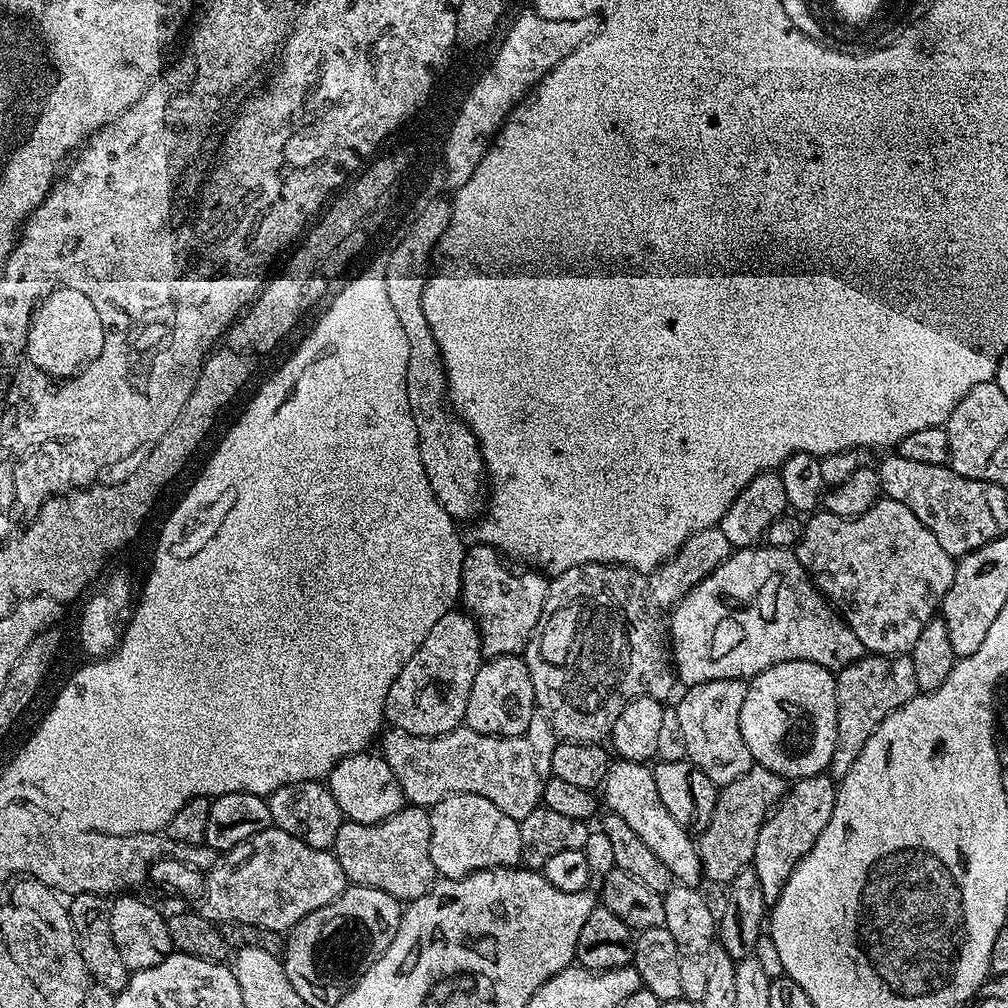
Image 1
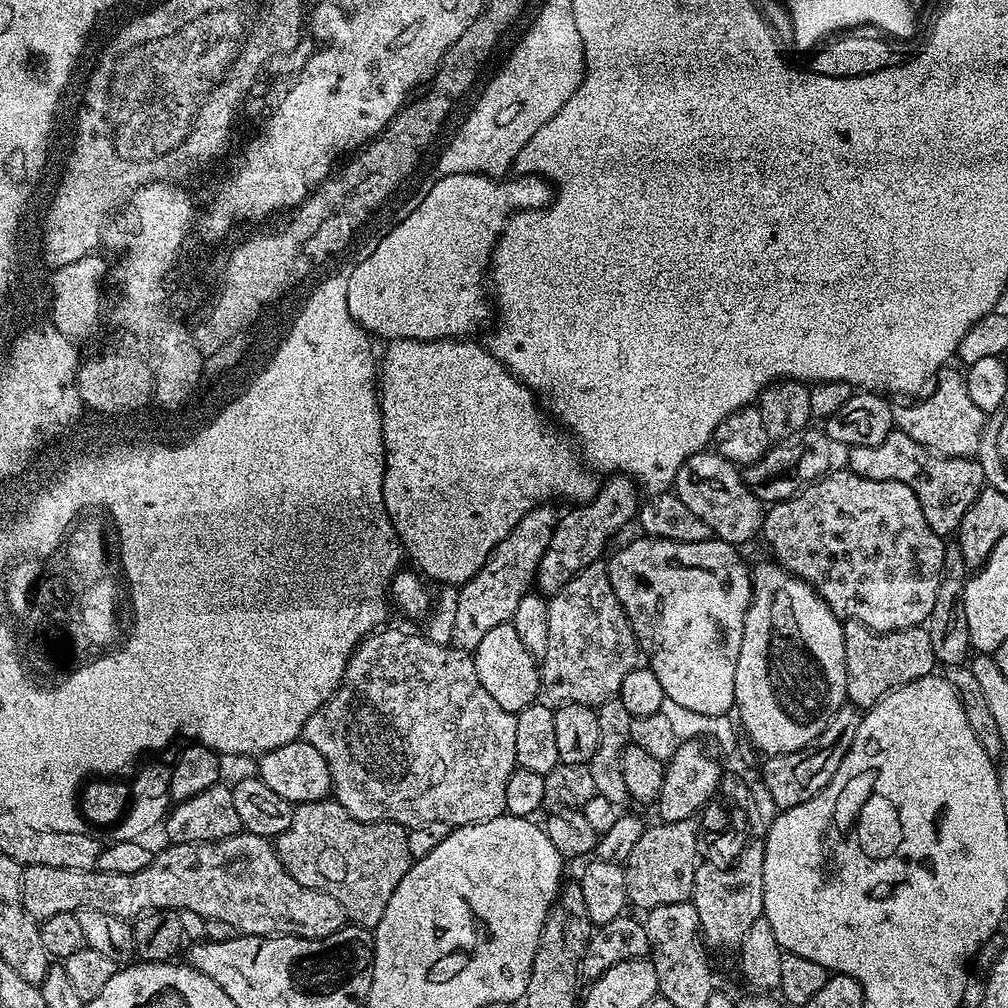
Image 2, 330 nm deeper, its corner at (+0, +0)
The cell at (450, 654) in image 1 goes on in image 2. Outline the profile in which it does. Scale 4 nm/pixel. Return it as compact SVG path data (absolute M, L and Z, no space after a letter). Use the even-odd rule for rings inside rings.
M545 502L527 512L522 522L518 522L518 526L514 526L498 546L494 546L482 567L465 584L459 585L451 638L455 647L475 653L478 642L486 638L486 630L509 623L514 610L518 610L518 602L533 591L538 562L542 562L542 554L546 554L546 546L550 546L550 538L556 529L558 512L552 506Z

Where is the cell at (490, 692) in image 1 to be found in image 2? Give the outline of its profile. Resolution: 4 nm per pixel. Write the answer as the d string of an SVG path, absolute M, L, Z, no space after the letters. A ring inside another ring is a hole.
M510 622L494 626L494 630L486 630L486 638L478 642L474 659L478 670L478 682L486 686L490 698L494 698L494 702L498 702L502 710L517 713L526 706L537 703L542 692L538 660L530 654L530 650L526 650L525 644L518 638L518 630L514 630Z

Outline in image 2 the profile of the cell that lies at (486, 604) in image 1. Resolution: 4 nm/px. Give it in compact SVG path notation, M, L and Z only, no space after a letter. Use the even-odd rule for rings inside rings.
M619 474L609 475L603 481L600 493L589 504L569 507L569 512L557 519L550 546L546 546L542 562L538 562L535 587L545 597L551 598L583 568L597 563L600 555L607 550L612 535L637 519L641 503L642 492L635 480Z

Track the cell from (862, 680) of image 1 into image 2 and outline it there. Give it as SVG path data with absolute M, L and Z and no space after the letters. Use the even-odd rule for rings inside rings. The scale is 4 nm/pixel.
M844 620L843 625L846 642L846 694L847 703L852 707L861 710L873 708L883 696L887 696L895 688L901 688L903 684L909 684L923 676L933 675L935 668L932 667L937 667L938 661L934 654L934 646L930 646L927 627L903 628L897 632L875 632L870 626L857 620Z

